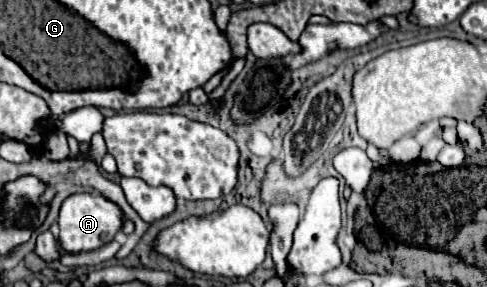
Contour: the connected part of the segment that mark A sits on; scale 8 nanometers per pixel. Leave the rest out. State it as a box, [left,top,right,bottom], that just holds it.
[59,194,123,254]

